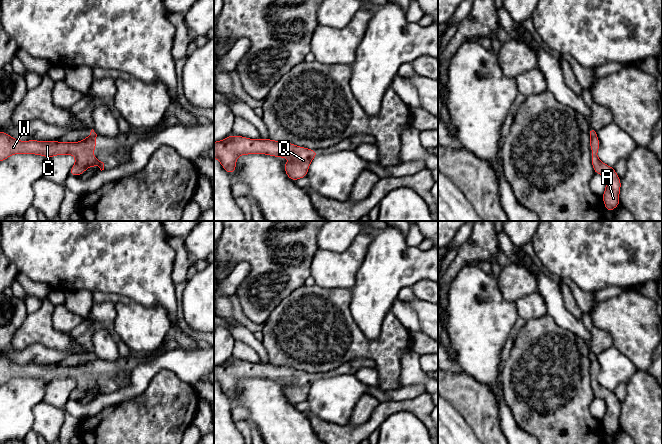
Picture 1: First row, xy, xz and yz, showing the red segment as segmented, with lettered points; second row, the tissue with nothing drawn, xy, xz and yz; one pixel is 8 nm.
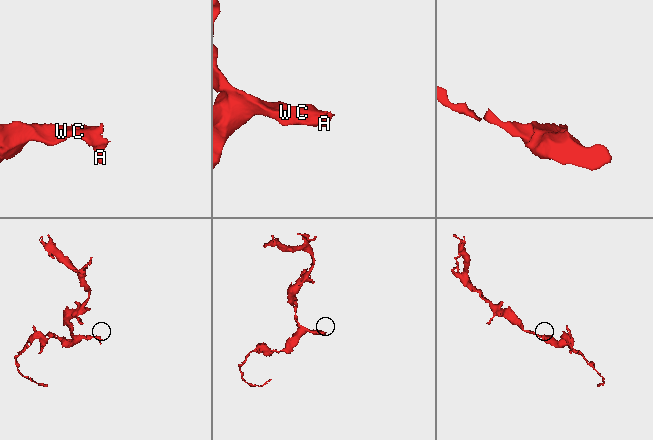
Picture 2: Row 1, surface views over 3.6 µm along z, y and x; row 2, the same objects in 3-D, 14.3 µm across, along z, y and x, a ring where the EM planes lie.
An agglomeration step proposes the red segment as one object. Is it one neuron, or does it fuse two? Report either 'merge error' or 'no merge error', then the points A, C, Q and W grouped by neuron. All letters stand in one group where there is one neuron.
no merge error | A C Q W

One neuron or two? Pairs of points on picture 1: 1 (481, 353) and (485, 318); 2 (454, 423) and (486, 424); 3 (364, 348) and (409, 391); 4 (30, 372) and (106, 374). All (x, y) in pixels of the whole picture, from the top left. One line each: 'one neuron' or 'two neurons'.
1: one neuron
2: two neurons
3: two neurons
4: one neuron

